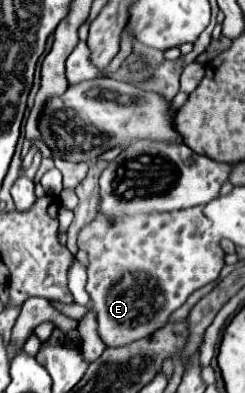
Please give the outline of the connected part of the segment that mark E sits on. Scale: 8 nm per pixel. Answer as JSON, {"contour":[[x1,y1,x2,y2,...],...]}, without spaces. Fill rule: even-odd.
{"contour":[[203,206,173,212,129,214,115,220,97,212,95,218,83,226,77,236,77,246,87,252,89,260,85,290,91,298,91,310,97,316,97,334,107,348,119,348,153,334,169,322,169,316,183,306,195,290,219,278,225,266,225,252,219,238,209,230,211,222,203,214]]}

